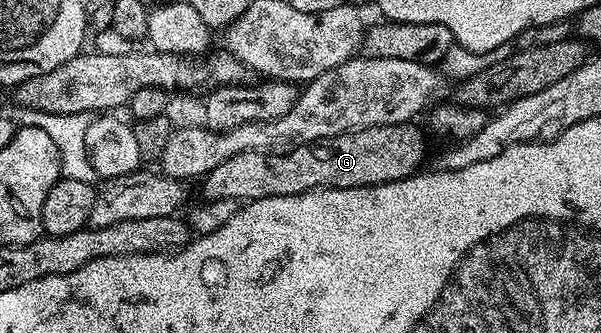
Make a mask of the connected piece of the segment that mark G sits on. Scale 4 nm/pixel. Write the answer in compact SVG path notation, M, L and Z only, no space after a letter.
M416 123L392 124L391 126L371 126L360 128L354 132L344 132L331 138L323 138L311 142L307 146L299 146L299 150L291 150L287 154L271 154L270 152L244 152L235 154L235 158L227 158L215 170L203 177L206 201L221 198L235 198L238 202L248 202L259 198L275 198L276 196L294 196L303 194L312 188L358 188L372 184L386 184L402 180L414 175L422 167L425 160L426 133L417 129Z

